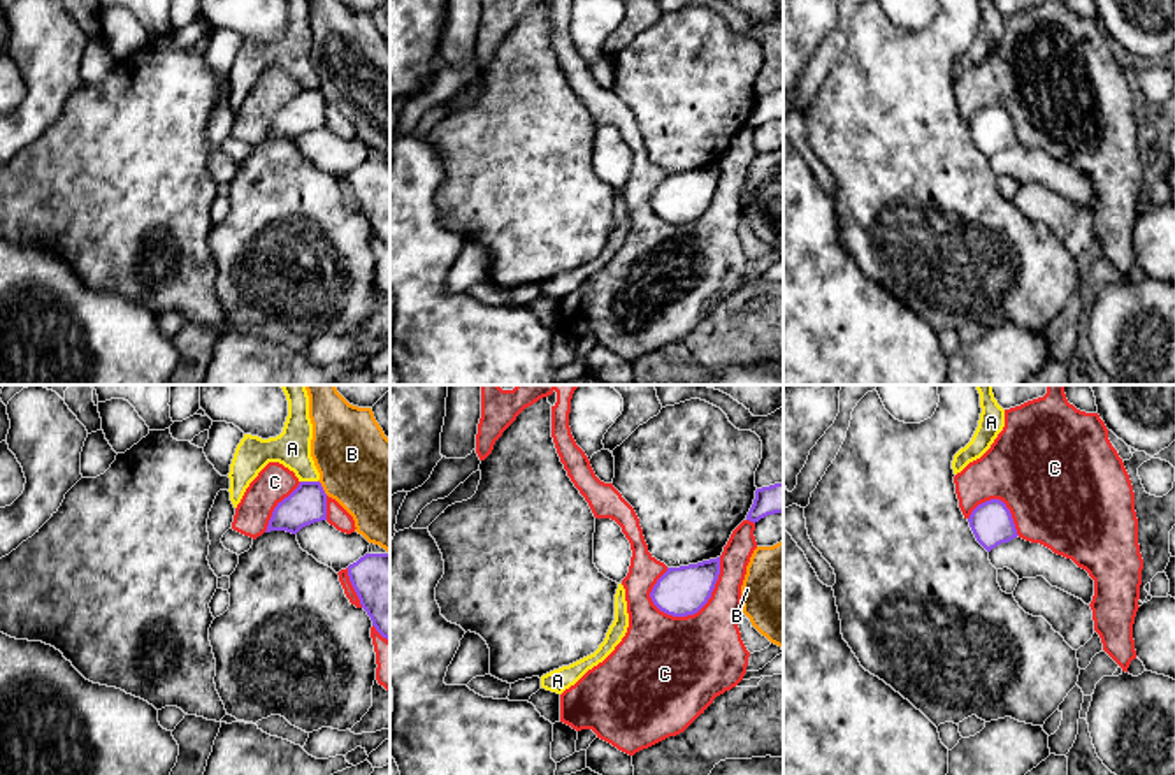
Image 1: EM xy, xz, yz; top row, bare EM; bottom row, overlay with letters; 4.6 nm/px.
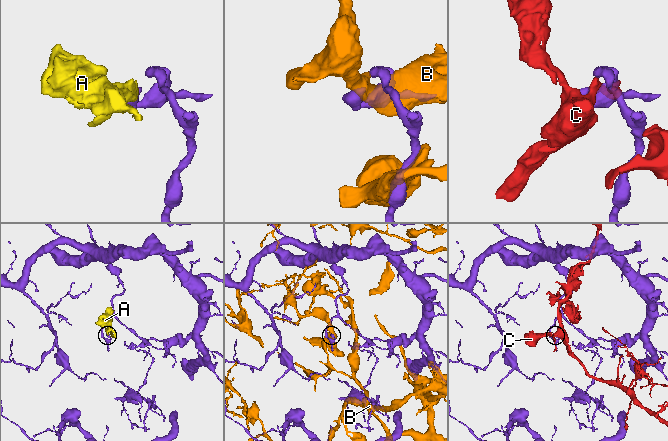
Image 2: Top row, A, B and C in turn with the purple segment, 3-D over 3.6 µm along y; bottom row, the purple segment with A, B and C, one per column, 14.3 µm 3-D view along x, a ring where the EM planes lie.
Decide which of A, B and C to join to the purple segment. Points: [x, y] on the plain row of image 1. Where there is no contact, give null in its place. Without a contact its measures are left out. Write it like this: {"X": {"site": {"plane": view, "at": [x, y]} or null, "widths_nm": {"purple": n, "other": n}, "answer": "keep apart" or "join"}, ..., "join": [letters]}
{"A": {"site": {"plane": "xy", "at": [309, 88]}, "widths_nm": {"purple": 180, "other": 170}, "answer": "keep apart"}, "B": {"site": {"plane": "xy", "at": [322, 94]}, "widths_nm": {"purple": 180, "other": 380}, "answer": "keep apart"}, "C": {"site": {"plane": "xz", "at": [701, 213]}, "widths_nm": {"purple": 220, "other": 400}, "answer": "keep apart"}, "join": []}

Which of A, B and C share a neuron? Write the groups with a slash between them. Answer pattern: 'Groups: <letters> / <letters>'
Groups: A / B / C

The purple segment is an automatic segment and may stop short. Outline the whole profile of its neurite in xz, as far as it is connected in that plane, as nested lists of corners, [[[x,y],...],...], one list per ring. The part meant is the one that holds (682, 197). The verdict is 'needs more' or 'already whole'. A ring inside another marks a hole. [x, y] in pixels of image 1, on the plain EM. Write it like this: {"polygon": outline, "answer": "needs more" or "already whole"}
{"polygon": [[[720,163],[697,170],[667,174],[653,192],[653,211],[673,223],[697,220],[711,204],[720,181]]], "answer": "already whole"}

